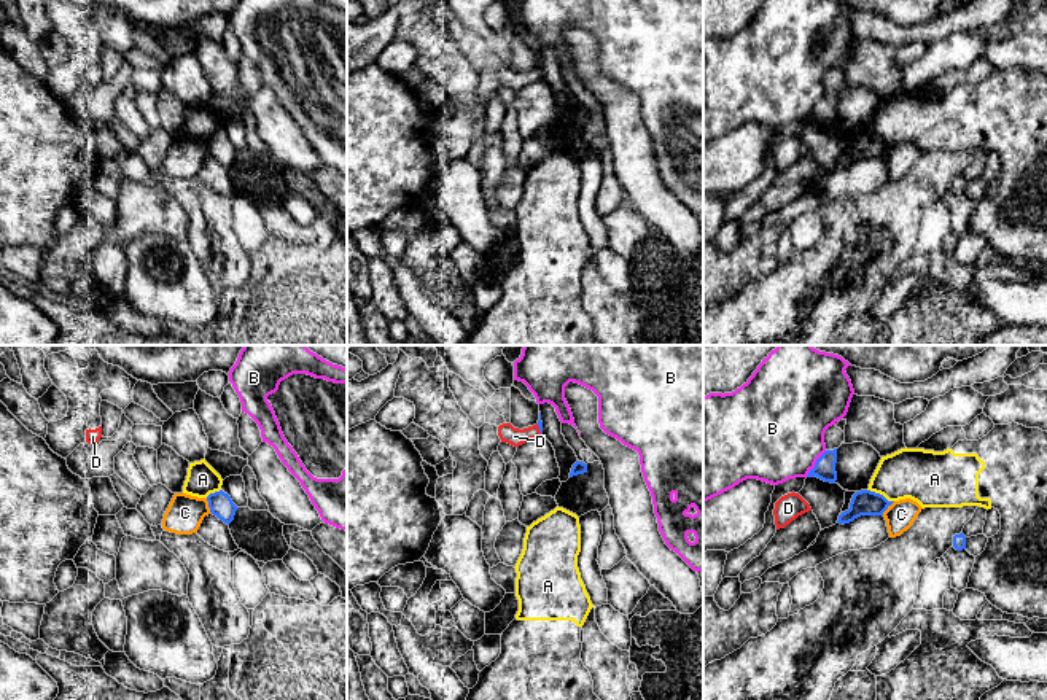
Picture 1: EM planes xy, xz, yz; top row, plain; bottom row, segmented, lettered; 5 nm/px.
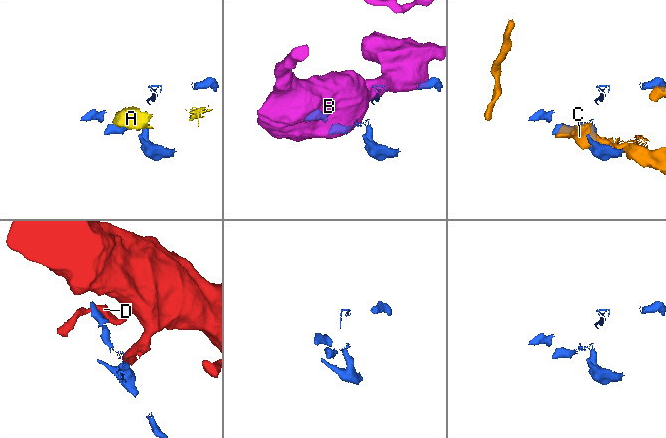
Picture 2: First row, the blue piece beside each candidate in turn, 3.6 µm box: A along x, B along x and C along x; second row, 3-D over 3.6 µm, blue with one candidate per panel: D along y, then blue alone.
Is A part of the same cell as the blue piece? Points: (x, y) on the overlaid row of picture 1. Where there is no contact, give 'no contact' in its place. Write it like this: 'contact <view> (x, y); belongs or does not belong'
contact yz (879, 493); does not belong

